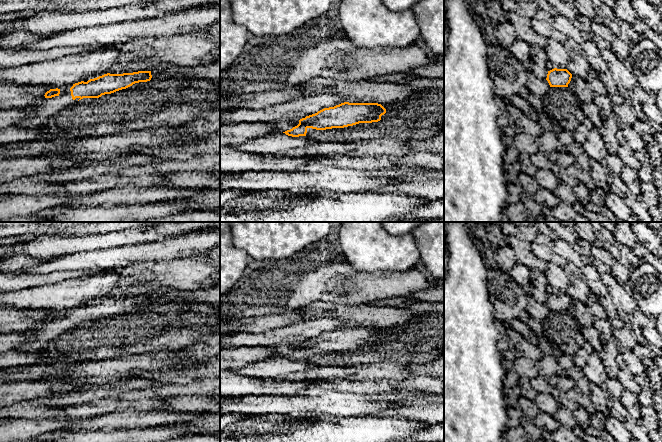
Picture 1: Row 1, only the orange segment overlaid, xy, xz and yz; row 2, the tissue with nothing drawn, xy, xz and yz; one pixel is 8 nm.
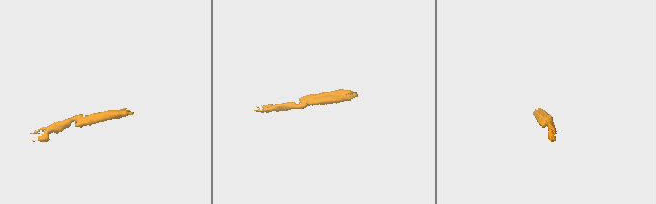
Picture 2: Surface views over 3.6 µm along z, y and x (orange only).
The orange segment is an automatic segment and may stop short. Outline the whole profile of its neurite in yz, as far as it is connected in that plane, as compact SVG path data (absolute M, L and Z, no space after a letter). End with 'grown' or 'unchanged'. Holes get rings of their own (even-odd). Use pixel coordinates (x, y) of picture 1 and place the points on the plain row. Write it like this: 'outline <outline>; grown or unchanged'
outline M549 284L547 286L547 302L550 311L568 311L572 298L567 293L557 293Z; grown

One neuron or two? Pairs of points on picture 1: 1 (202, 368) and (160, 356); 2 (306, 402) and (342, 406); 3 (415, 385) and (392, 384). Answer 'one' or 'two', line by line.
1: two
2: one
3: one

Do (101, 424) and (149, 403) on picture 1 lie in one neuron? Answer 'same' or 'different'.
different

